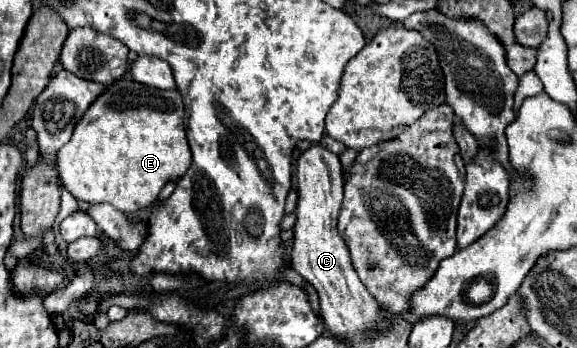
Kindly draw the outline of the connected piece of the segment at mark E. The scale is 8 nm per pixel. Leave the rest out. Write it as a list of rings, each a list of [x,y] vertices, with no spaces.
[[[130,77],[106,87],[106,91],[90,105],[84,117],[74,129],[74,137],[58,151],[58,175],[62,185],[78,199],[86,203],[110,203],[122,213],[132,213],[152,205],[166,181],[178,179],[190,167],[192,153],[184,127],[184,101],[178,91],[162,91]]]

